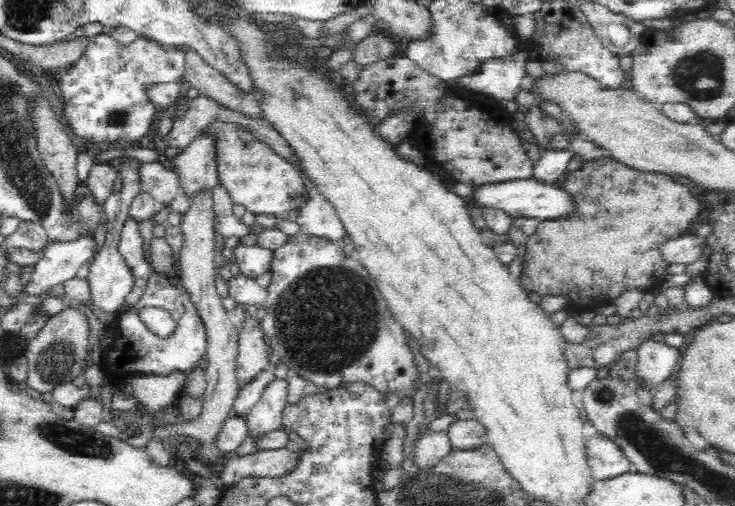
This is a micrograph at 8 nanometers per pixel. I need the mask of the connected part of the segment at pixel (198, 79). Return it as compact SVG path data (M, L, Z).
M195 50L184 52L184 81L212 100L216 100L228 109L238 109L250 117L261 118L257 94L239 94L232 82L225 79L219 70L212 68Z

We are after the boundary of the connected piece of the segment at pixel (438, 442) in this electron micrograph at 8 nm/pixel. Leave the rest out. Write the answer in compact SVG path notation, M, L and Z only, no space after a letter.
M448 430L429 432L415 444L412 460L415 466L428 468L452 451Z

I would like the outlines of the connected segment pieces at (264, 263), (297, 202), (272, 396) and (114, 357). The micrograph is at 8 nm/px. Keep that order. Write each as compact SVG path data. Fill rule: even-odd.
M240 244L234 250L234 260L239 267L237 272L255 280L262 274L271 272L273 252L258 245Z
M212 124L202 133L218 135L218 180L228 189L231 200L236 205L243 205L254 215L275 216L282 222L296 221L299 218L299 213L309 204L312 196L308 196L302 172L290 160L278 156L269 145L259 141L237 124Z
M276 379L264 388L260 400L250 409L245 416L249 436L262 440L262 436L283 428L283 412L288 404L287 379Z
M156 270L150 272L146 290L140 296L134 308L120 316L118 328L114 333L113 342L103 354L102 365L109 378L124 380L131 374L162 375L172 374L174 371L186 372L192 370L198 360L207 354L208 334L202 315L193 303L192 296L180 282L180 278L168 278L158 274ZM145 306L163 308L170 313L176 323L174 332L166 338L153 334L139 318L139 310Z

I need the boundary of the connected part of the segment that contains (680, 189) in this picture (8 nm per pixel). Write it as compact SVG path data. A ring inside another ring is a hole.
M608 154L568 172L561 179L560 187L571 194L578 211L566 220L541 222L537 232L527 238L526 256L516 279L527 293L536 292L542 297L563 296L570 306L594 308L604 300L614 302L628 290L648 292L663 285L670 264L662 257L662 244L689 233L702 208L700 200L670 175L630 168Z

